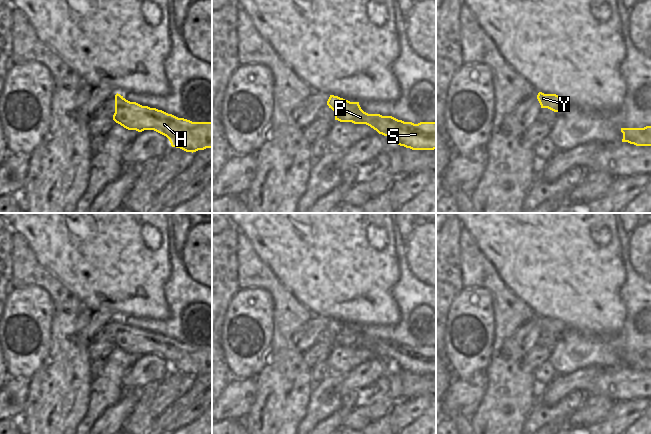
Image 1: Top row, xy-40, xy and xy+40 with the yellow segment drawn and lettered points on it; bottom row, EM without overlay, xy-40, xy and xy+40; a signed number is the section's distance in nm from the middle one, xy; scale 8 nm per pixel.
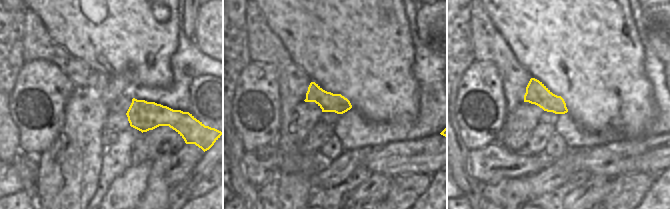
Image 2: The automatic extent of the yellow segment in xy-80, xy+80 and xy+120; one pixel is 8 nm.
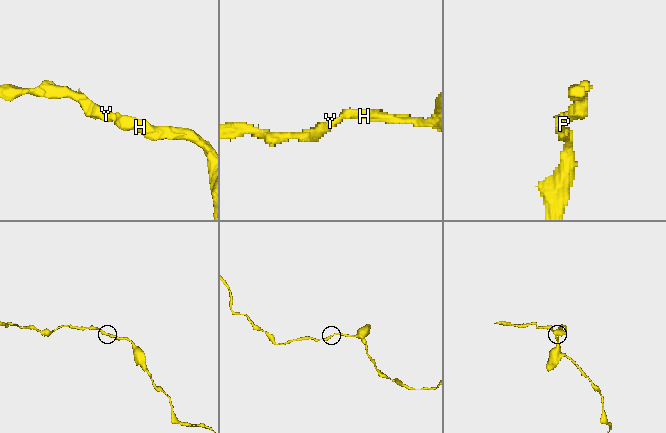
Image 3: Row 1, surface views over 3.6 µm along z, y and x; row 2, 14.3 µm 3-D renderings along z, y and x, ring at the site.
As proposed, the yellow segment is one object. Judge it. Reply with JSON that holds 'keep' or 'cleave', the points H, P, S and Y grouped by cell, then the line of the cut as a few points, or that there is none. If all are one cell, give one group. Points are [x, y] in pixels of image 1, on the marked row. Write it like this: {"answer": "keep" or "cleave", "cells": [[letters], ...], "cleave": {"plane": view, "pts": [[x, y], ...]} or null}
{"answer": "keep", "cells": [["H", "P", "S", "Y"]], "cleave": null}

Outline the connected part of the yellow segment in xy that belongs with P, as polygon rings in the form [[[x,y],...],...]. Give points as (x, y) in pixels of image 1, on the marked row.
[[[330,95],[327,105],[335,112],[335,120],[340,122],[352,122],[354,124],[366,124],[379,134],[388,136],[394,143],[412,150],[436,149],[436,122],[420,122],[414,124],[412,122],[398,120],[392,116],[368,114],[361,109],[359,102],[350,102],[334,95]]]

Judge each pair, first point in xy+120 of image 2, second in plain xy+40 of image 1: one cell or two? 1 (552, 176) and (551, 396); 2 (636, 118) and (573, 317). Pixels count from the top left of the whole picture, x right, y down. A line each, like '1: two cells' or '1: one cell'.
1: one cell
2: one cell

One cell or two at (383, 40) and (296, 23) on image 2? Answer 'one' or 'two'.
one

